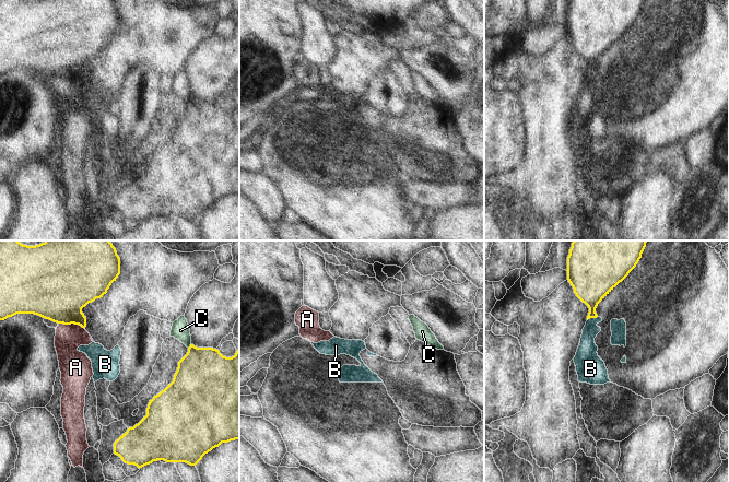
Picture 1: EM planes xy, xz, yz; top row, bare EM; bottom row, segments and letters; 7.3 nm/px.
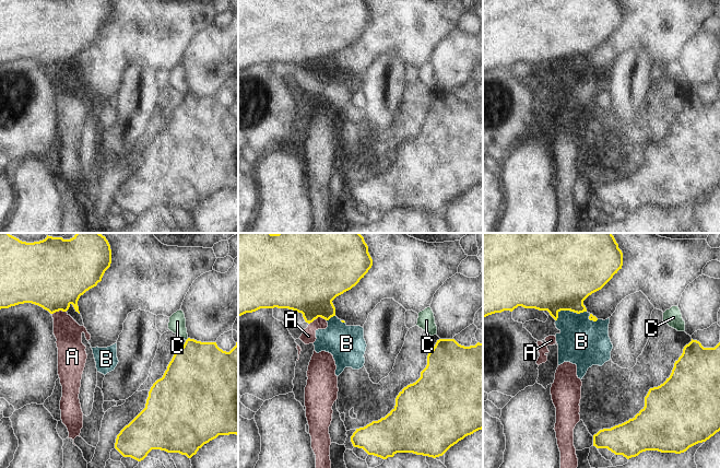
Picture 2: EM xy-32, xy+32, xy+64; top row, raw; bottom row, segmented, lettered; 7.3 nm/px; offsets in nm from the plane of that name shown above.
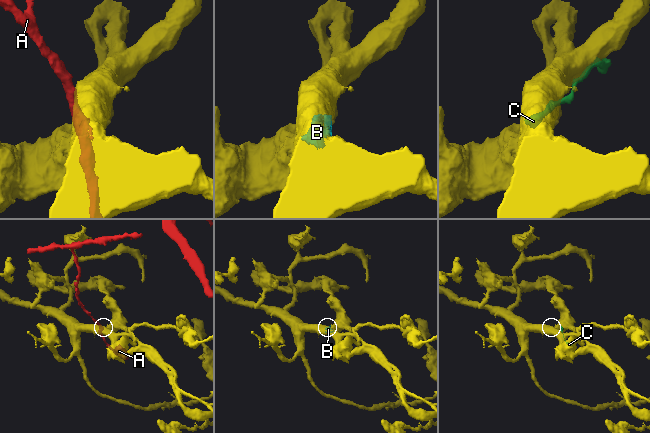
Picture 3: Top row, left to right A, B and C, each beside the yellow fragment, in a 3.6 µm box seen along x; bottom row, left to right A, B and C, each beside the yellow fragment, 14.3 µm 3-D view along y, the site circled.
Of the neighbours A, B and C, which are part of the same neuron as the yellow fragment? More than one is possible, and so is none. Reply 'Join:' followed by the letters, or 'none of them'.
Join: none of them

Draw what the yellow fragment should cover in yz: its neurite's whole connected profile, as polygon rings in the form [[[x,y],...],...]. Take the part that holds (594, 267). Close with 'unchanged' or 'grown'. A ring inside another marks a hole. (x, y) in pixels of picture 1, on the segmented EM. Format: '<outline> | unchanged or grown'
[[[574,240],[567,257],[567,280],[576,296],[585,303],[589,313],[587,320],[597,318],[598,304],[636,267],[646,247],[647,240]]] | unchanged

